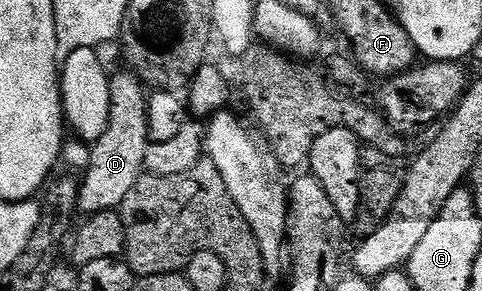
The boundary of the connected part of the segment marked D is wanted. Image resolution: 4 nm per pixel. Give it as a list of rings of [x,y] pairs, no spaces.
[[[113,73],[109,78],[109,118],[103,135],[92,142],[85,178],[80,178],[78,210],[85,215],[120,210],[131,187],[143,176],[145,156],[151,144],[151,101],[146,86],[132,73]]]

